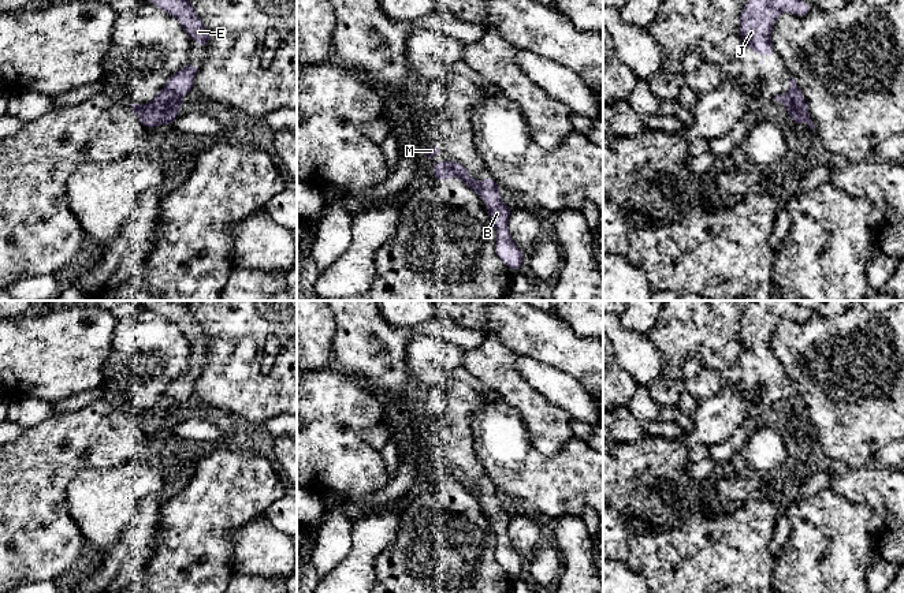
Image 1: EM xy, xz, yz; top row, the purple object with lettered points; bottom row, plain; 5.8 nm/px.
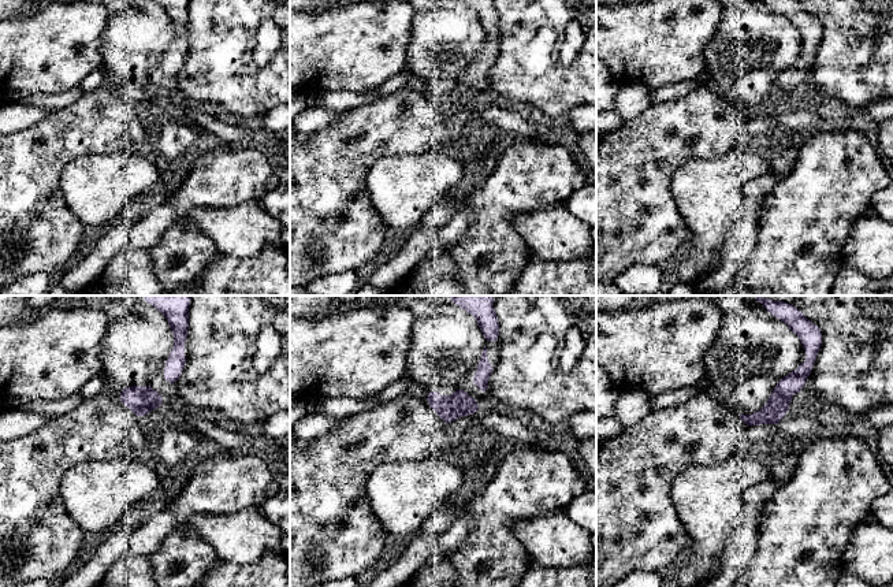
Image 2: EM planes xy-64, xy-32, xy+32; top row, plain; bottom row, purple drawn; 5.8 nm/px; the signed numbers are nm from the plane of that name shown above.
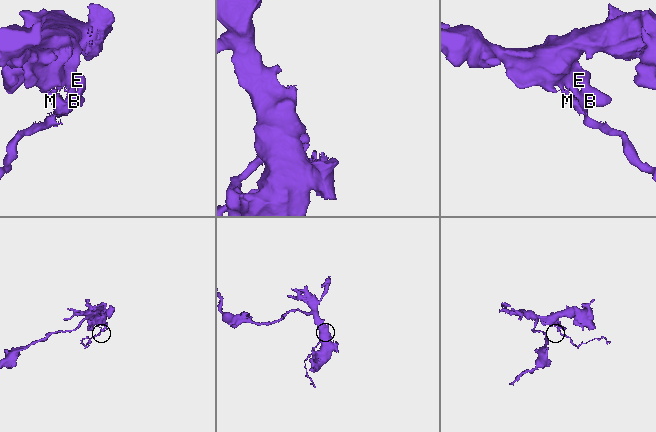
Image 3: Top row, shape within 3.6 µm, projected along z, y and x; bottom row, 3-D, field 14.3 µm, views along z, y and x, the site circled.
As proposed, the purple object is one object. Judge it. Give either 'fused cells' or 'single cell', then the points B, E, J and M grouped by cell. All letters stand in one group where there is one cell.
fused cells | B E J / M

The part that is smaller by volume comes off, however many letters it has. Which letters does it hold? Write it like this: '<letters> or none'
M

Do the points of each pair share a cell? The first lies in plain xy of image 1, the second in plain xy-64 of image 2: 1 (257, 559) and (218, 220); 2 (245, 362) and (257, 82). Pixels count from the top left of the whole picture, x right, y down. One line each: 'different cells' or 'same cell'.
1: same cell
2: same cell

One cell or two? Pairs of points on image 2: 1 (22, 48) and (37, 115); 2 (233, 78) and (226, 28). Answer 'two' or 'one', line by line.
1: two
2: one

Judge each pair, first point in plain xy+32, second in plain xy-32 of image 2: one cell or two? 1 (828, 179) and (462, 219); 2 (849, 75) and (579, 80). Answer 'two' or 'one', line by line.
1: two
2: one

